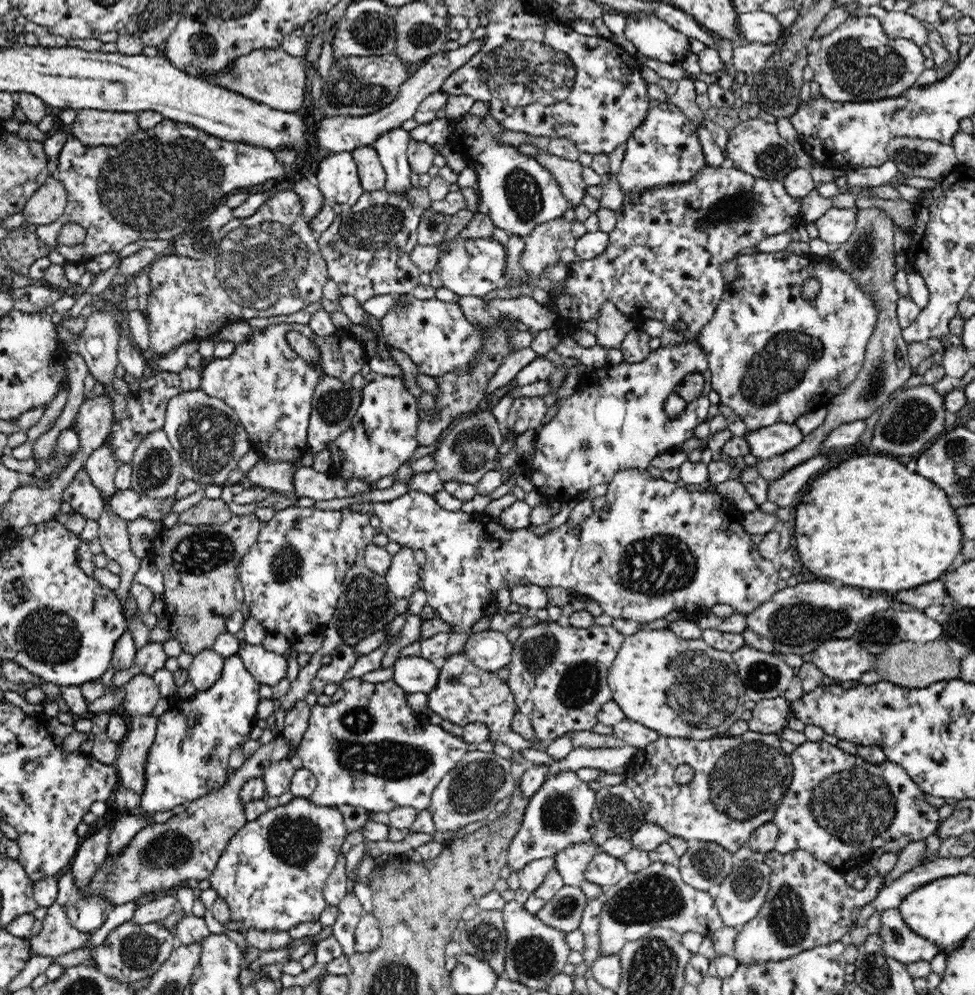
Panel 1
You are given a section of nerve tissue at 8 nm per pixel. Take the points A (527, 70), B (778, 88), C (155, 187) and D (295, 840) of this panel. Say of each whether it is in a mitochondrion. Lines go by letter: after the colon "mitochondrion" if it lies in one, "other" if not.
A: mitochondrion
B: mitochondrion
C: mitochondrion
D: mitochondrion

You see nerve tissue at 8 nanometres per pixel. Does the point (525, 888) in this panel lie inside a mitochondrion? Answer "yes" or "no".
no

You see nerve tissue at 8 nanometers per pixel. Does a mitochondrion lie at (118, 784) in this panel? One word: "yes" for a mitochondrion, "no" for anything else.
no

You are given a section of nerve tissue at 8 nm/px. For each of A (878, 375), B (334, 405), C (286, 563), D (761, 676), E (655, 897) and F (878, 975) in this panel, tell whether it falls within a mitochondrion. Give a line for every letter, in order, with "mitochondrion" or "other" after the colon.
A: mitochondrion
B: mitochondrion
C: mitochondrion
D: mitochondrion
E: mitochondrion
F: mitochondrion

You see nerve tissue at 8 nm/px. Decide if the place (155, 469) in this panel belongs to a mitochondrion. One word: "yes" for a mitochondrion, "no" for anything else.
yes

